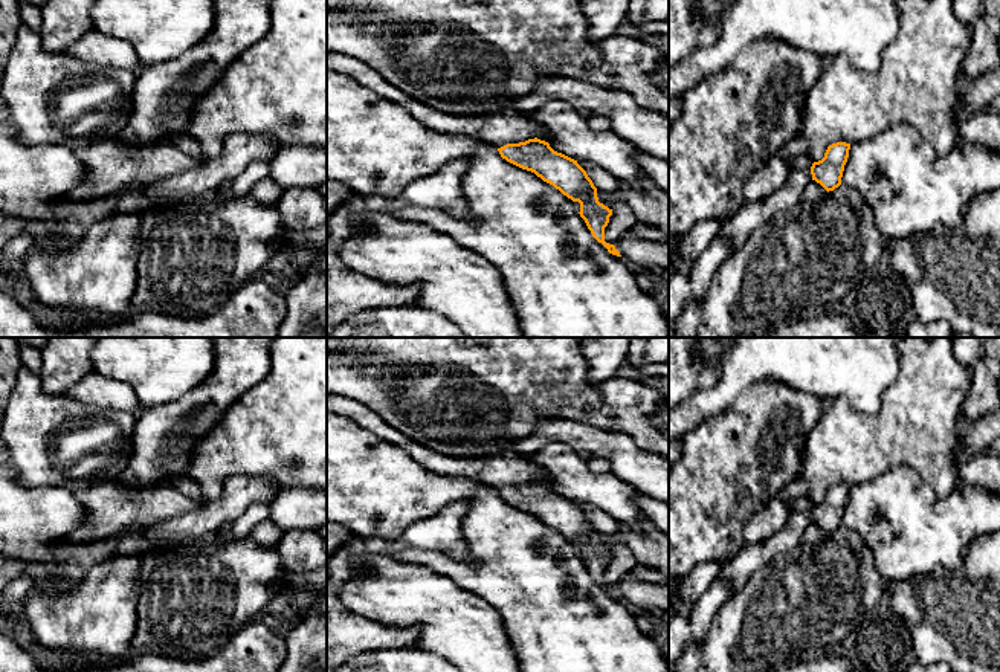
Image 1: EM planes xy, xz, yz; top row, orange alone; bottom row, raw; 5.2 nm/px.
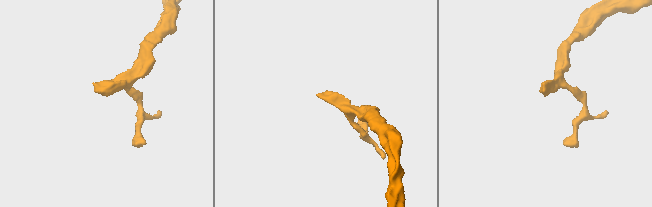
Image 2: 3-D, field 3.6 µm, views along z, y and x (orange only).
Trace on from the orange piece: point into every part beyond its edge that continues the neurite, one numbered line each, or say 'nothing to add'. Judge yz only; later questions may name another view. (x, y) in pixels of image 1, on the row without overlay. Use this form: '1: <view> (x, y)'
1: yz (802, 504)

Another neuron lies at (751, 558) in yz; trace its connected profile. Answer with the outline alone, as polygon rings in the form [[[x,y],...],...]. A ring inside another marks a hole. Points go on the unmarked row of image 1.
[[[789,509],[786,524],[776,535],[759,544],[744,544],[742,550],[725,562],[719,577],[730,585],[730,594],[740,590],[760,568],[766,567],[779,553],[802,544],[806,528],[812,524],[811,512]]]

